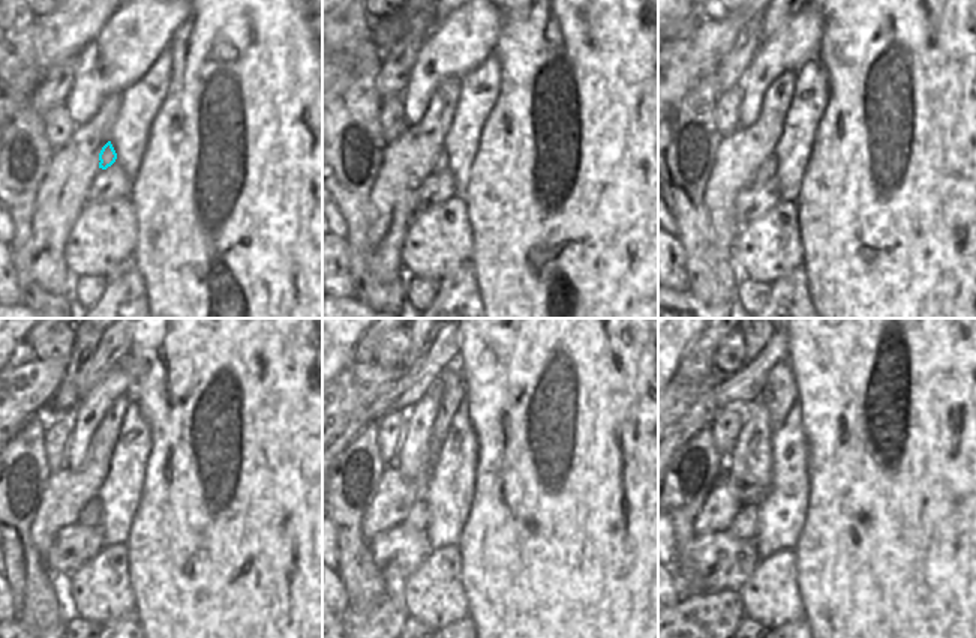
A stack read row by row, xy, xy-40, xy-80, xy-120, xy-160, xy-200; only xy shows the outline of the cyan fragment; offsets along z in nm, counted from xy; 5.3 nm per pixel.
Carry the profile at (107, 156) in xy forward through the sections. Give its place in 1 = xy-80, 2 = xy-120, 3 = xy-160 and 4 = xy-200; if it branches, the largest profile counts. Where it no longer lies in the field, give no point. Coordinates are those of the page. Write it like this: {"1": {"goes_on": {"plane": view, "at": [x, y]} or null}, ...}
{"1": {"goes_on": {"plane": "xy-80", "at": [766, 171]}}, "2": {"goes_on": {"plane": "xy-120", "at": [90, 515]}}, "3": {"goes_on": {"plane": "xy-160", "at": [417, 518]}}, "4": {"goes_on": {"plane": "xy-200", "at": [744, 524]}}}

